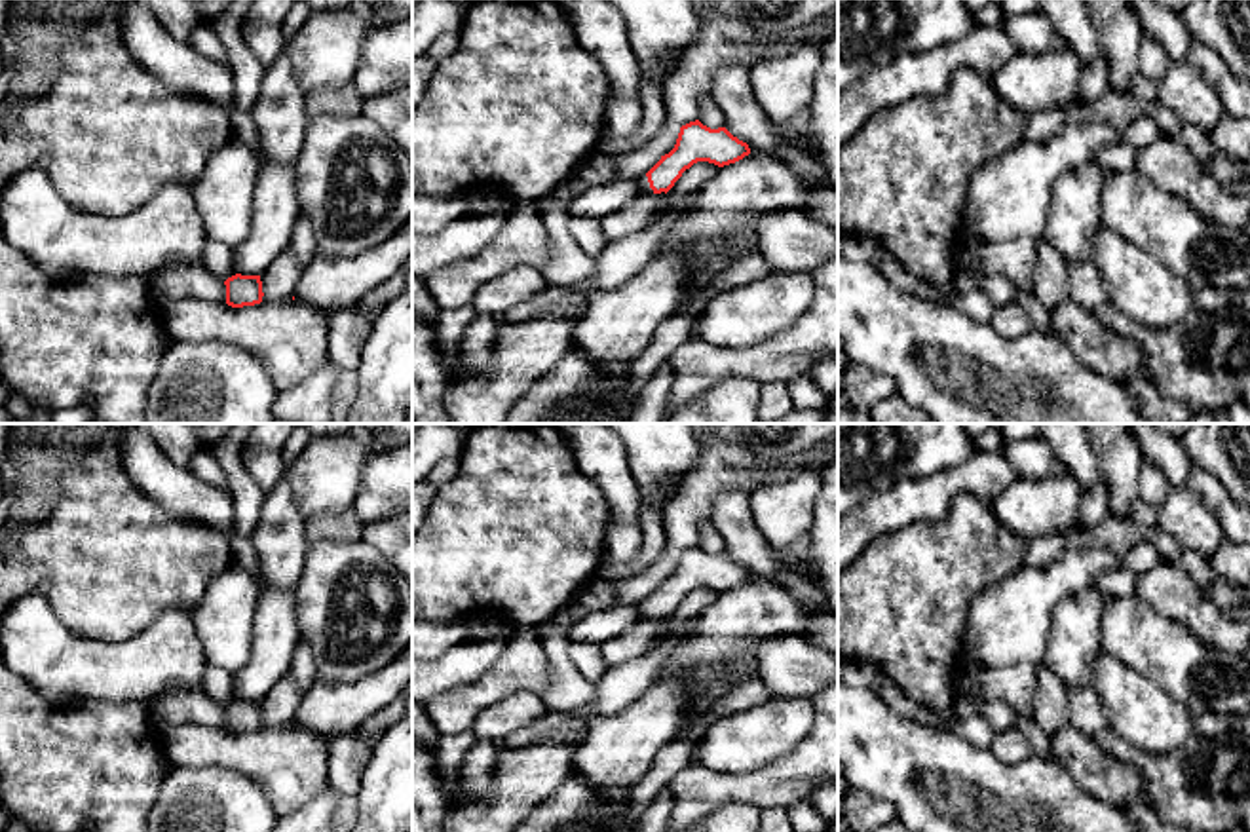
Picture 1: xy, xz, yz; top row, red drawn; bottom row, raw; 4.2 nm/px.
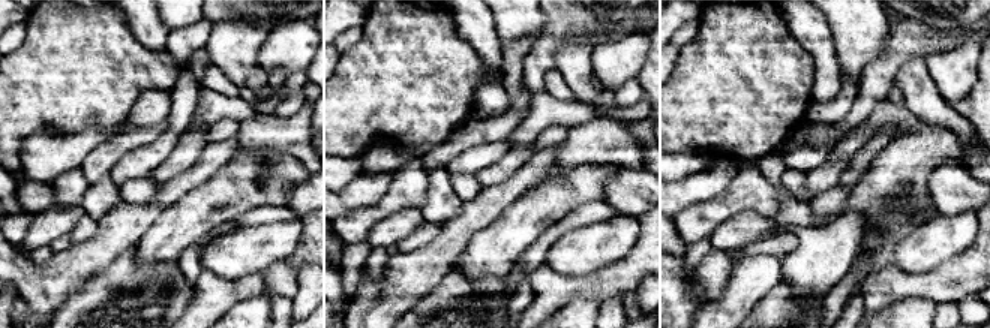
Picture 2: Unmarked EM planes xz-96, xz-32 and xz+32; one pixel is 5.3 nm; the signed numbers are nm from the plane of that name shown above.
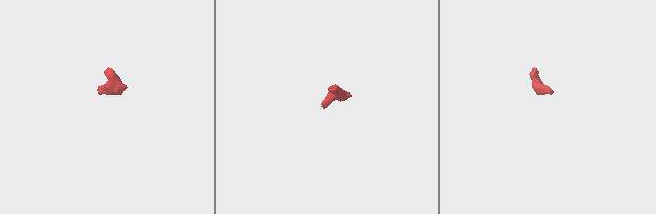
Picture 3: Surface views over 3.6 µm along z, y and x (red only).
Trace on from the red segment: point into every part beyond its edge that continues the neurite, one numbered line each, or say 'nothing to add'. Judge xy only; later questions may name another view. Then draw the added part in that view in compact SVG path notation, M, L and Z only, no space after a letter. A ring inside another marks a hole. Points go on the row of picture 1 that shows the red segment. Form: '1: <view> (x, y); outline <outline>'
nothing to add

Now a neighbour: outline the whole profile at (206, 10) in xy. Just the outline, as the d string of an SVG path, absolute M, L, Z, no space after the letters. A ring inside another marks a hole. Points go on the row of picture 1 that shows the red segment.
M196 0L194 8L201 21L211 21L218 13L226 11L232 0Z

